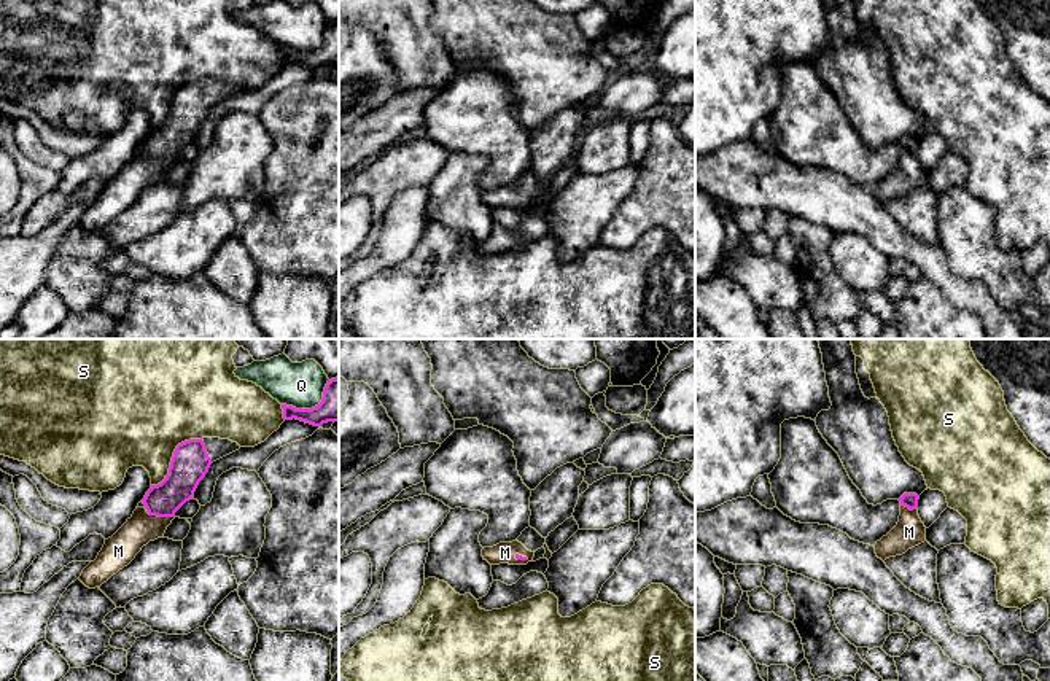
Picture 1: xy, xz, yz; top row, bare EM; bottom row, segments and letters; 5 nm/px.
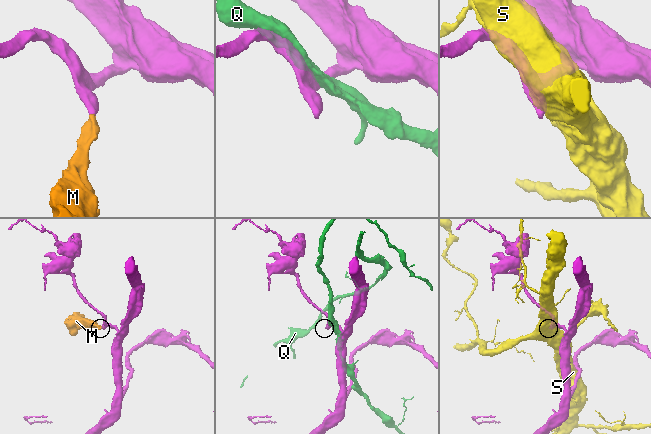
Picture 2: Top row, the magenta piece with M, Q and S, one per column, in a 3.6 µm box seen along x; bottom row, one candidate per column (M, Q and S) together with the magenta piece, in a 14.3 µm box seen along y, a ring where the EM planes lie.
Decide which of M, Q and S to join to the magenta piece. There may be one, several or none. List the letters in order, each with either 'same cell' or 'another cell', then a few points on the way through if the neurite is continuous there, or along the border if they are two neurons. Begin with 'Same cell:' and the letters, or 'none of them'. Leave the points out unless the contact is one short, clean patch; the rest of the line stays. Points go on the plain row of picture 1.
Same cell: M
M: same cell; runs through xy (185, 116), (161, 147), (161, 159), (151, 169), (140, 172)
Q: another cell
S: another cell

